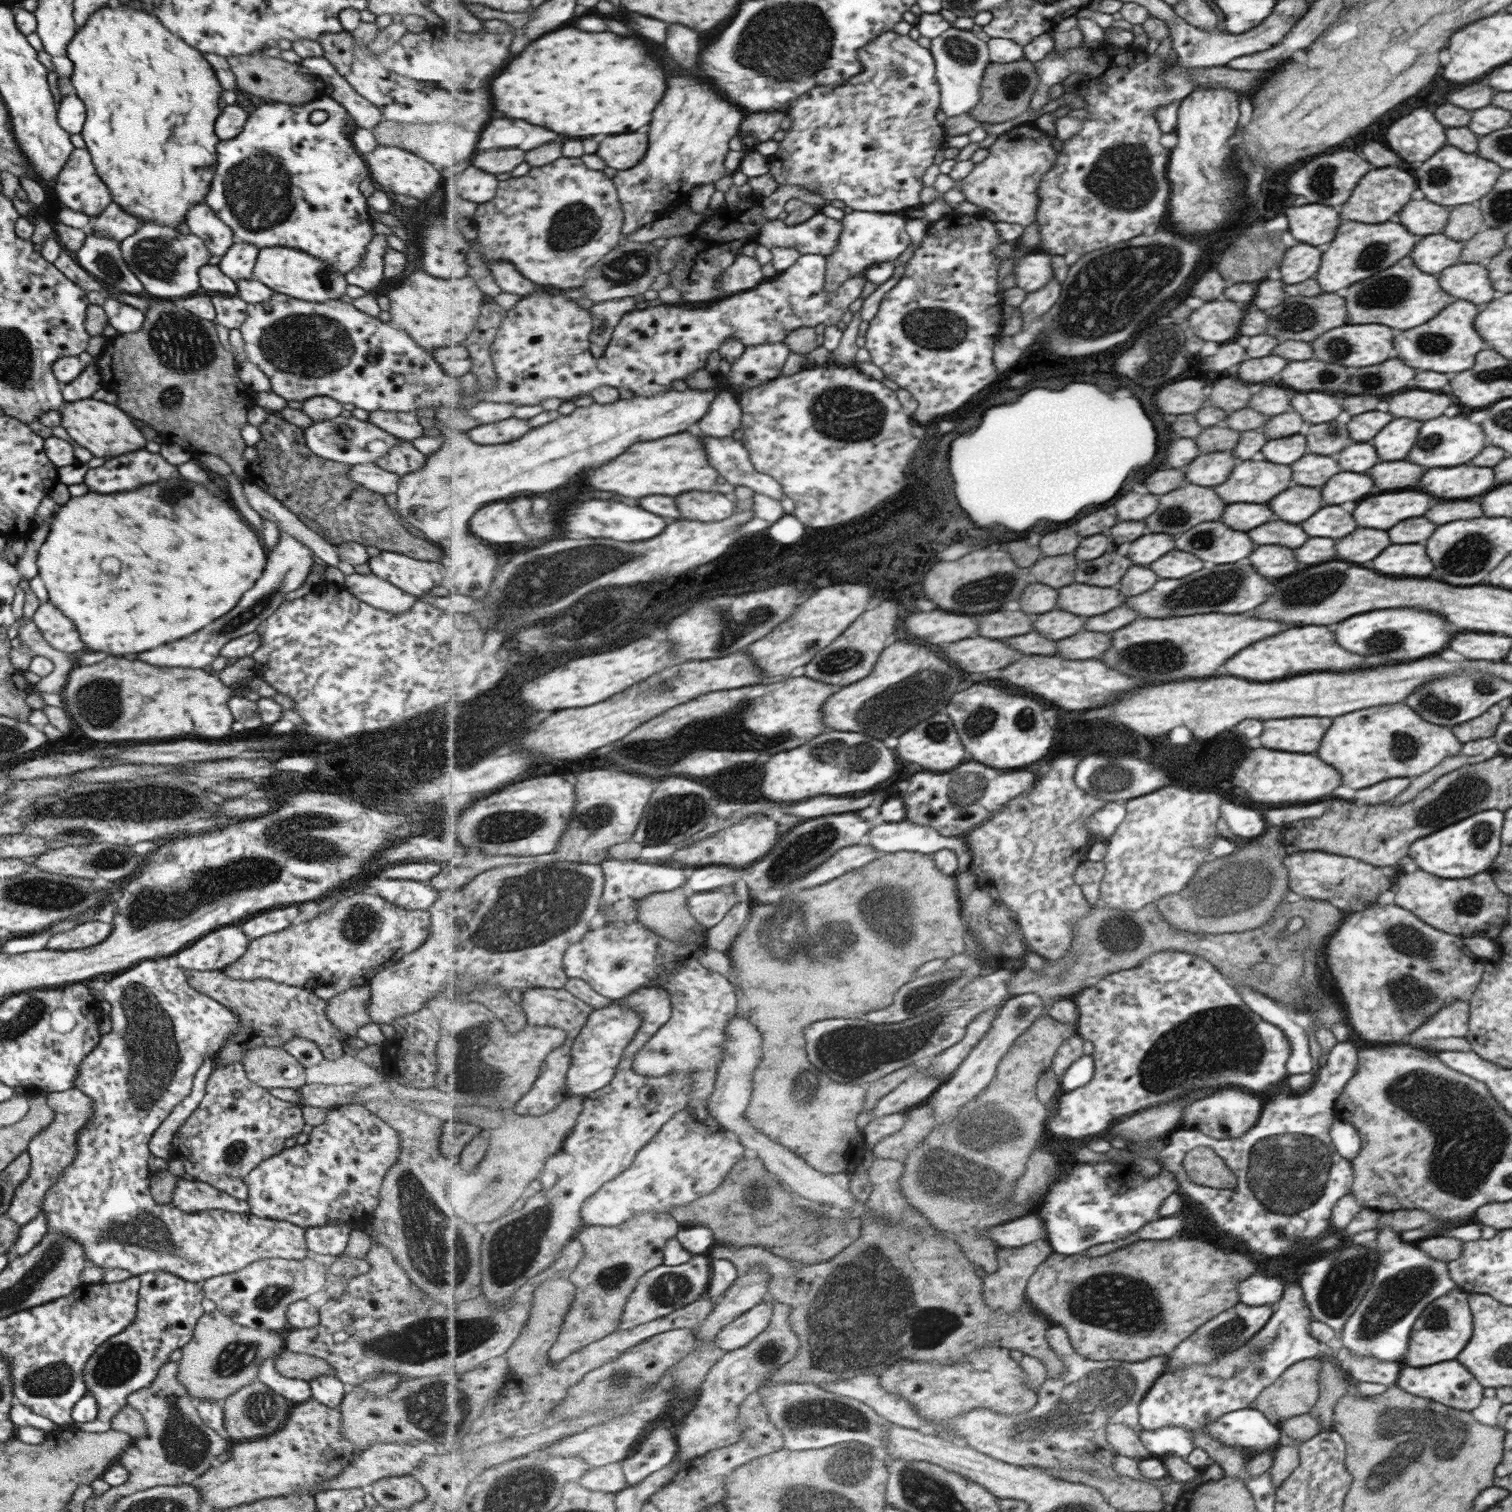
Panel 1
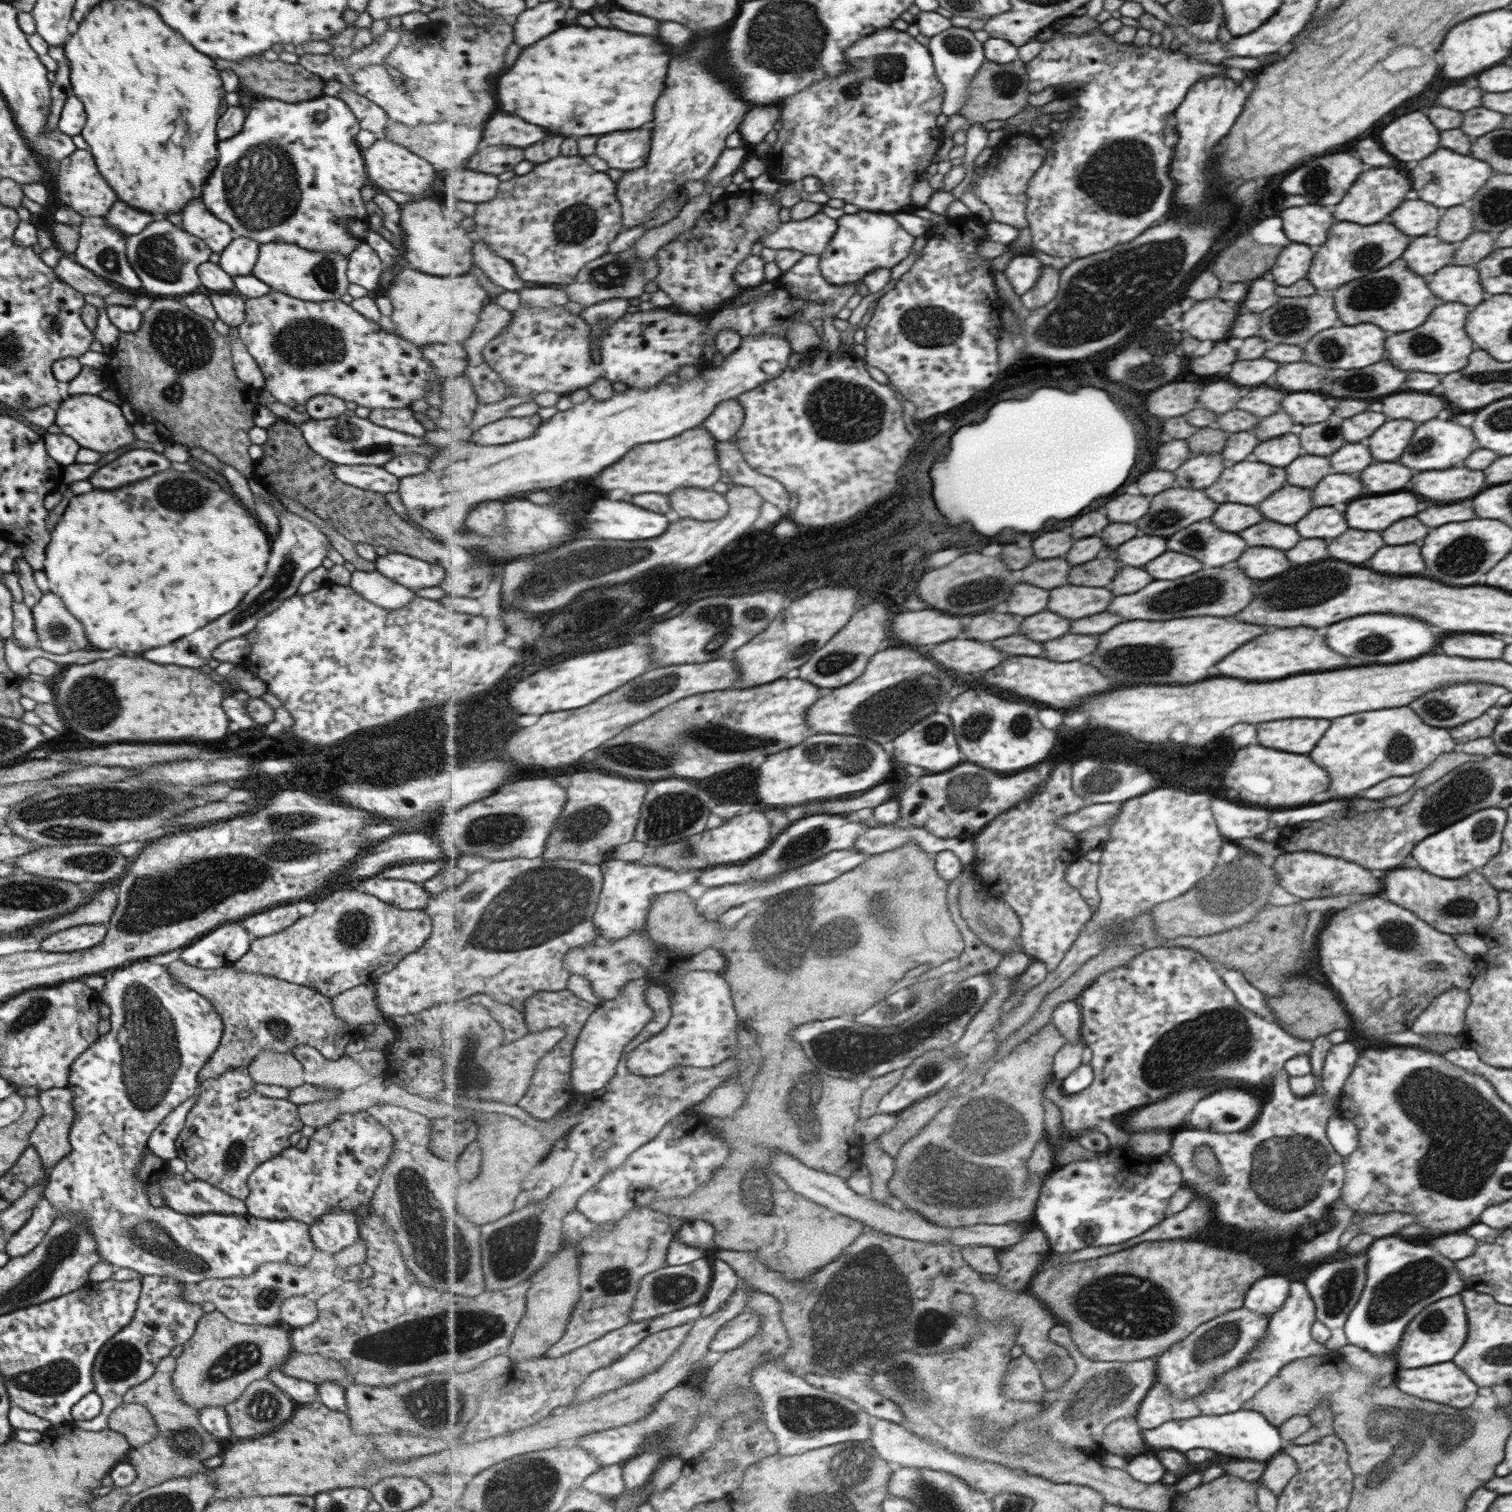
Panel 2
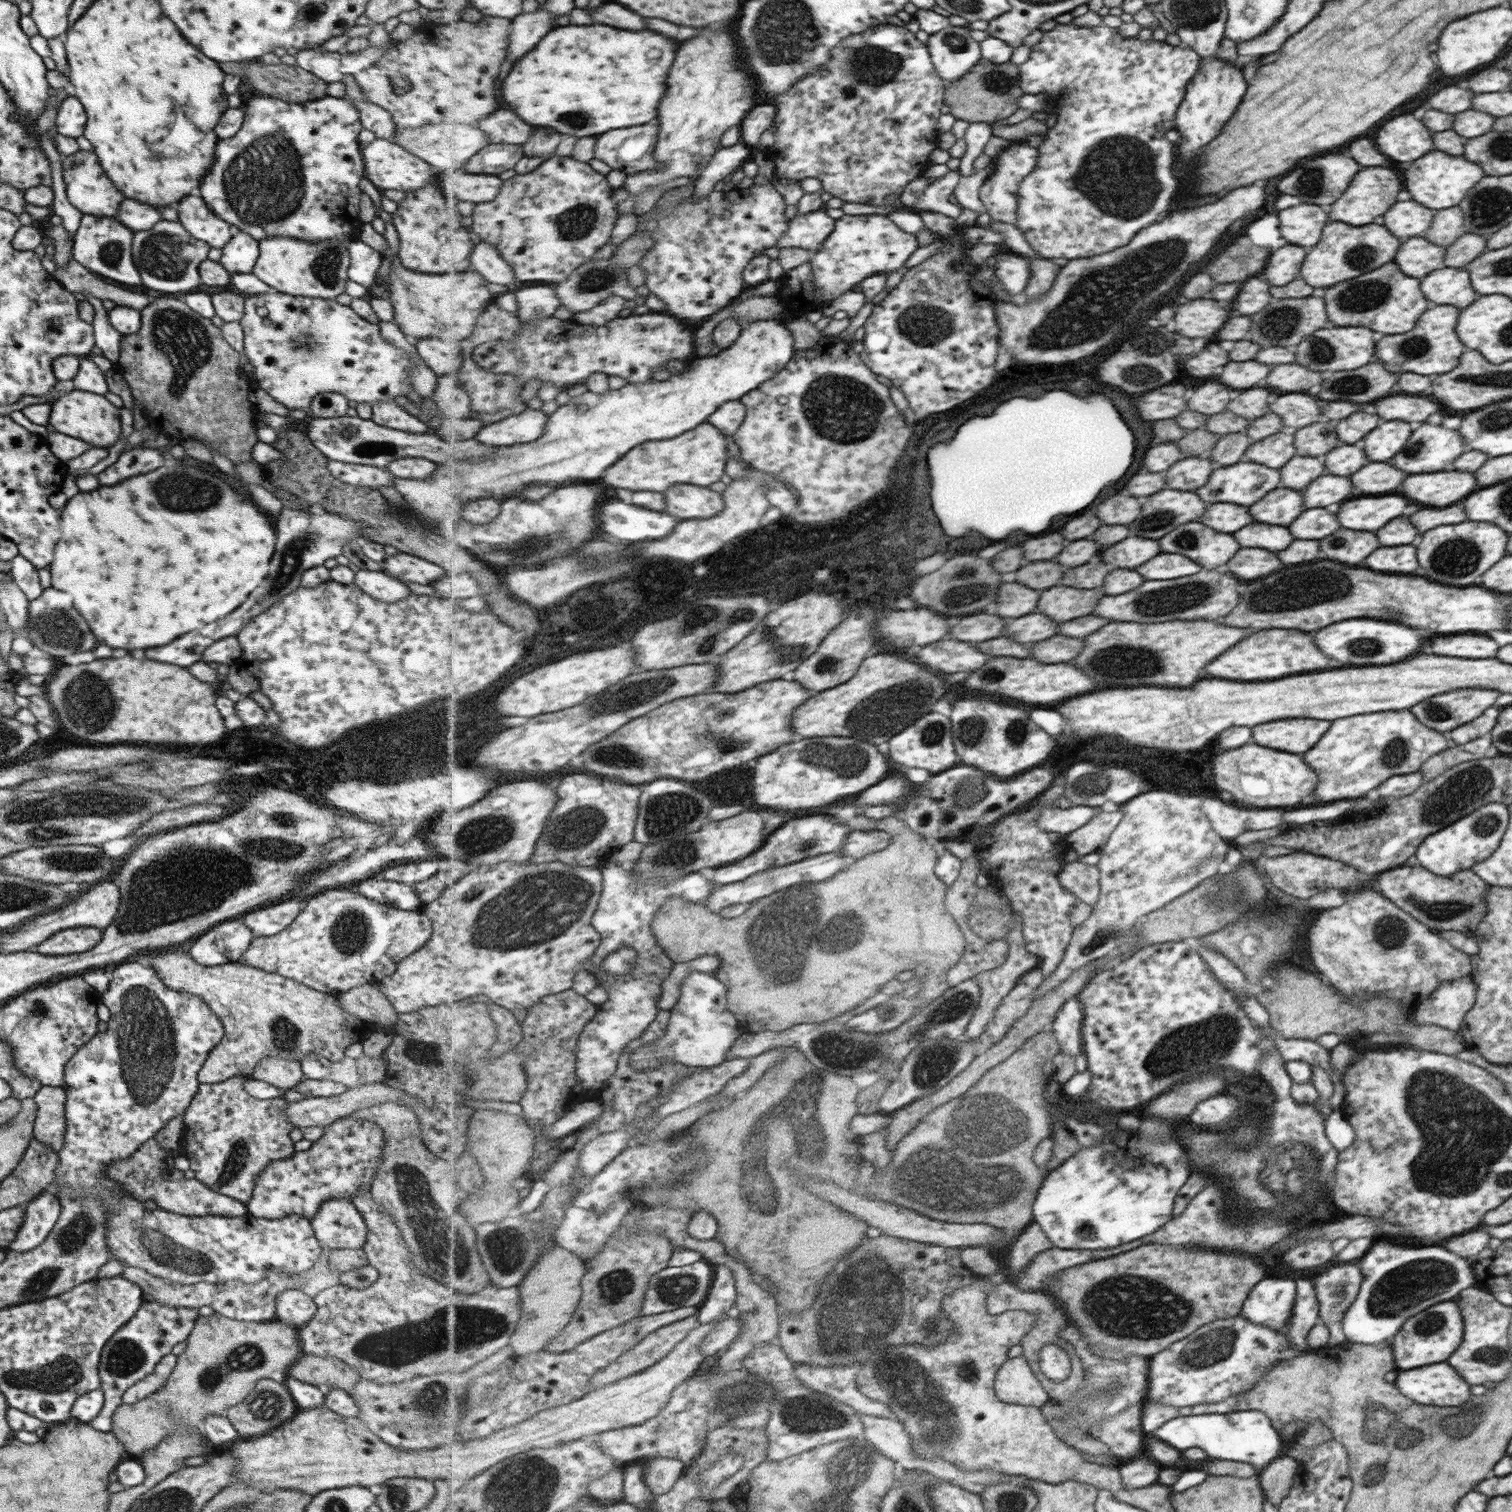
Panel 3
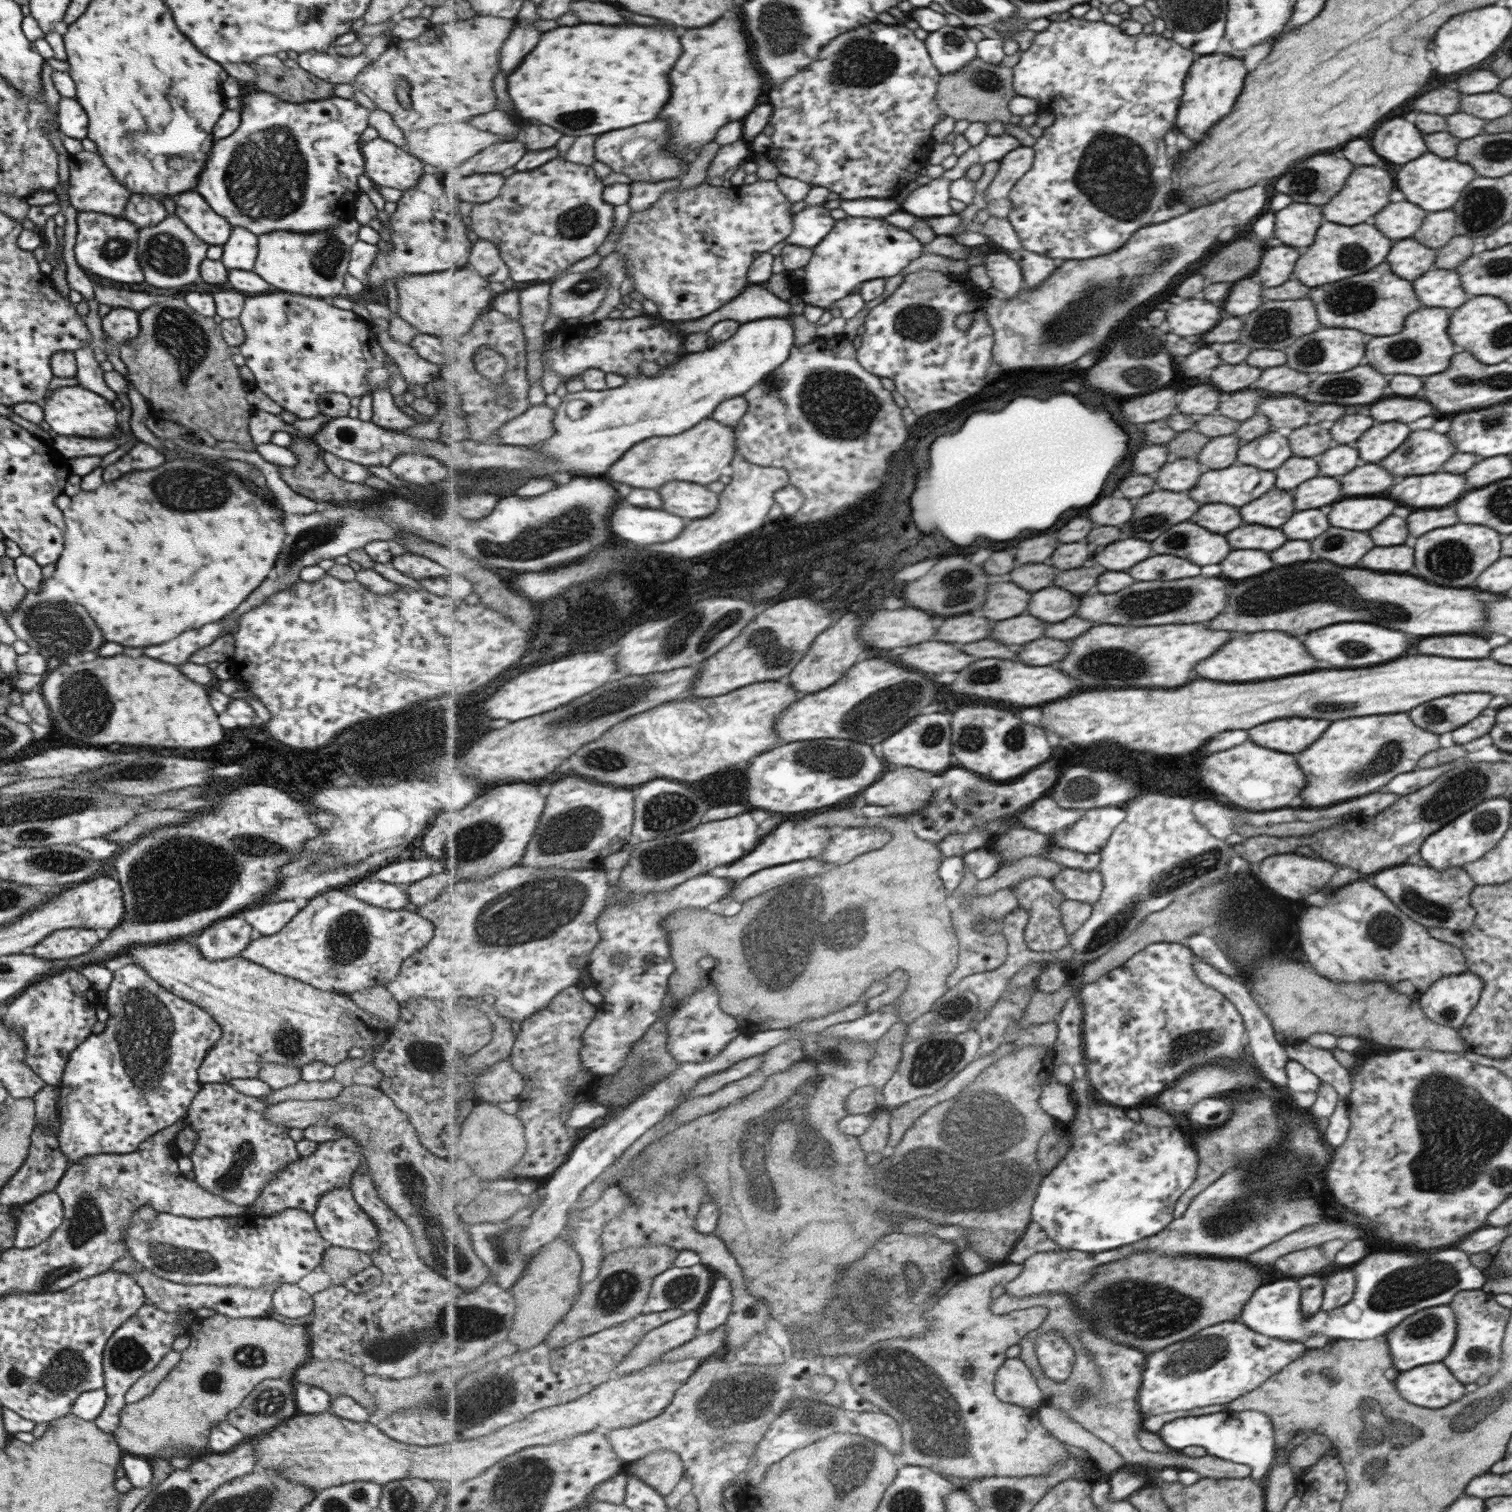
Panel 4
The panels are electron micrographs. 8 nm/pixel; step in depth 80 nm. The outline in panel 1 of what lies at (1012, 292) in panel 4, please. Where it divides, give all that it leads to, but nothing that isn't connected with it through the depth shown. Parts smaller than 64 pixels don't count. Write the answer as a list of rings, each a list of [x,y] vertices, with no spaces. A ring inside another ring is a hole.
[[[1031,253],[1023,256],[1014,268],[1016,286],[1025,293],[1040,291],[1055,276],[1050,253]]]

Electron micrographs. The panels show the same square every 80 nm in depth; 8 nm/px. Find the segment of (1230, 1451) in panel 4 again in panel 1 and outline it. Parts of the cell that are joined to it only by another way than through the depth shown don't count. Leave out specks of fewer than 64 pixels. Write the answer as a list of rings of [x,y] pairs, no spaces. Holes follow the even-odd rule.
[[[1250,1407],[1235,1410],[1212,1420],[1204,1428],[1212,1438],[1223,1446],[1240,1446],[1245,1448],[1250,1456],[1263,1452],[1264,1450],[1275,1449],[1278,1446],[1279,1427],[1271,1424],[1263,1413]],[[1166,1426],[1154,1431],[1141,1429],[1138,1437],[1151,1456],[1187,1456],[1193,1449],[1193,1433],[1185,1427]]]

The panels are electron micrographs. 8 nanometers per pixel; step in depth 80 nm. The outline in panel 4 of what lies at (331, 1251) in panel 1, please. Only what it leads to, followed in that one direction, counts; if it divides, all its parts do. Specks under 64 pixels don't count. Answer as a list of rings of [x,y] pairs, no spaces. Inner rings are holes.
[[[335,1188],[333,1192],[327,1192],[325,1196],[321,1196],[312,1212],[312,1217],[326,1246],[353,1249],[367,1255],[372,1254],[380,1246],[376,1226],[372,1224],[369,1215],[365,1215],[355,1204],[348,1188]]]

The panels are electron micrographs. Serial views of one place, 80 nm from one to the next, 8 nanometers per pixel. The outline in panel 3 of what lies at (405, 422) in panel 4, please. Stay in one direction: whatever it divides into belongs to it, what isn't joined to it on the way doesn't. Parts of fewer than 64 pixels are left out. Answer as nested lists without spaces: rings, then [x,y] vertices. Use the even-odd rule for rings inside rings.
[[[392,400],[377,401],[371,404],[371,420],[378,425],[408,433],[429,433],[432,423],[423,423],[407,413]]]

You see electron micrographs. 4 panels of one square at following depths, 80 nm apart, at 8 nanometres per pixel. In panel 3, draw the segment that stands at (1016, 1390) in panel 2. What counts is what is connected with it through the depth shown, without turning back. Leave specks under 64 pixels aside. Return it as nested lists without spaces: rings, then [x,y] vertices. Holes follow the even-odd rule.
[[[1024,1355],[1007,1359],[998,1372],[995,1388],[998,1397],[1009,1404],[1042,1408],[1045,1403],[1051,1402]]]

